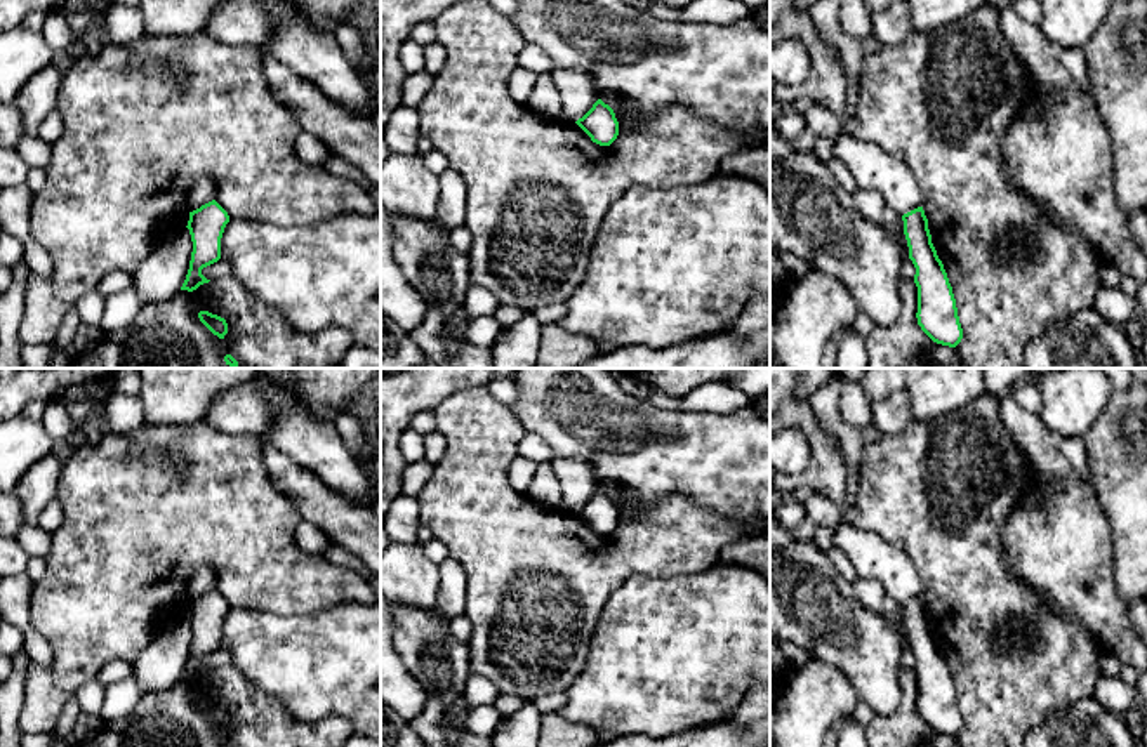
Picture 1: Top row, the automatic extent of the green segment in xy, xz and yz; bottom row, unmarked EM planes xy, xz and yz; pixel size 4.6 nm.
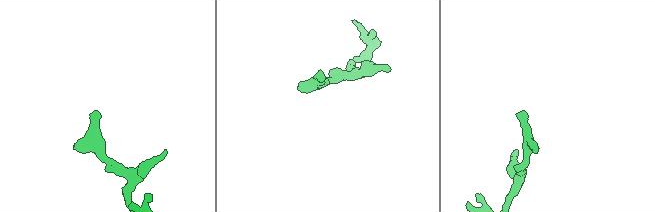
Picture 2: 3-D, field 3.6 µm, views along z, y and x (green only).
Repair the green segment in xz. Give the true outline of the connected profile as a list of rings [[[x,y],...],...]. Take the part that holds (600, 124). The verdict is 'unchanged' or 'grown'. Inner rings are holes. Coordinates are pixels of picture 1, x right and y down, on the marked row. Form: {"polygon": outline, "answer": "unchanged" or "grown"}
{"polygon": [[[601,99],[575,123],[600,146],[610,146],[619,136],[615,113]]], "answer": "unchanged"}

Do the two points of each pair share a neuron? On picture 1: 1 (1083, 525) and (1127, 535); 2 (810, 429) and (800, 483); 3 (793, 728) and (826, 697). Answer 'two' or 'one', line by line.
1: two
2: one
3: one

